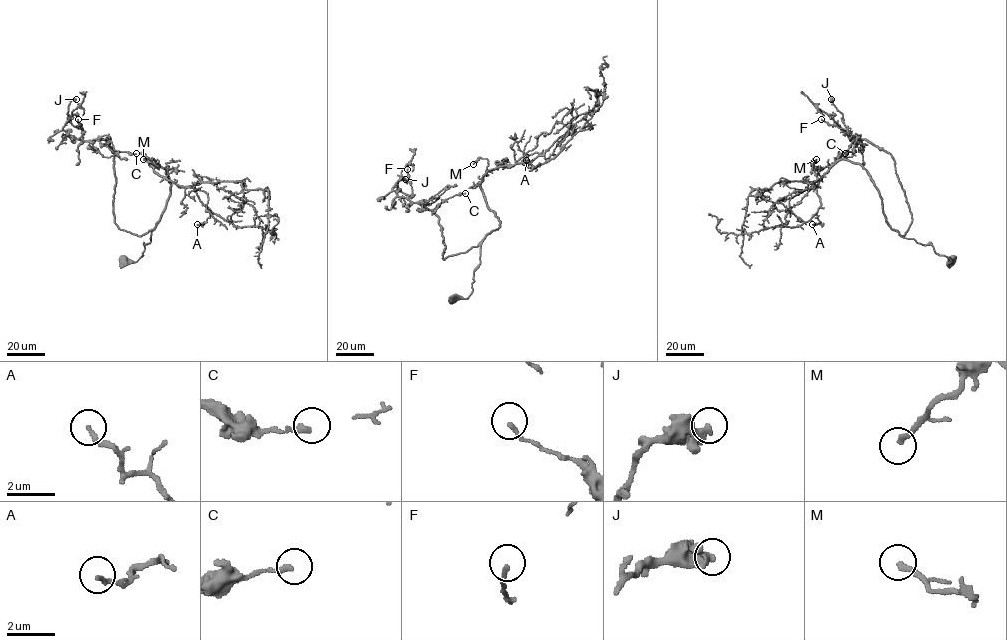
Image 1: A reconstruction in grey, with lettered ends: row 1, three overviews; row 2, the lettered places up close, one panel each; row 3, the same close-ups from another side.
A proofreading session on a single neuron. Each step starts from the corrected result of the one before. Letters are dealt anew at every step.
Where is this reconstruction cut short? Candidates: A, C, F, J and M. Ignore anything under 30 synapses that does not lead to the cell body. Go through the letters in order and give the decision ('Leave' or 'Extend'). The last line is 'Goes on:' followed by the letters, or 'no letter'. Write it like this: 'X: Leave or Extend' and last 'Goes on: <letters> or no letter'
A: Leave
C: Leave
F: Leave
J: Leave
M: Leave
Goes on: no letter

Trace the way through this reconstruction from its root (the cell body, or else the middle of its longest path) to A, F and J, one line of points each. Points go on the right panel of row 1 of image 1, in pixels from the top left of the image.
A: (951, 260), (931, 245), (893, 230), (870, 174), (844, 159), (815, 186), (821, 206), (819, 222), (812, 224)
F: (951, 260), (895, 230), (904, 234), (911, 214), (893, 157), (821, 119)
J: (951, 260), (895, 230), (904, 234), (911, 214), (894, 158), (865, 139), (852, 140), (831, 99)

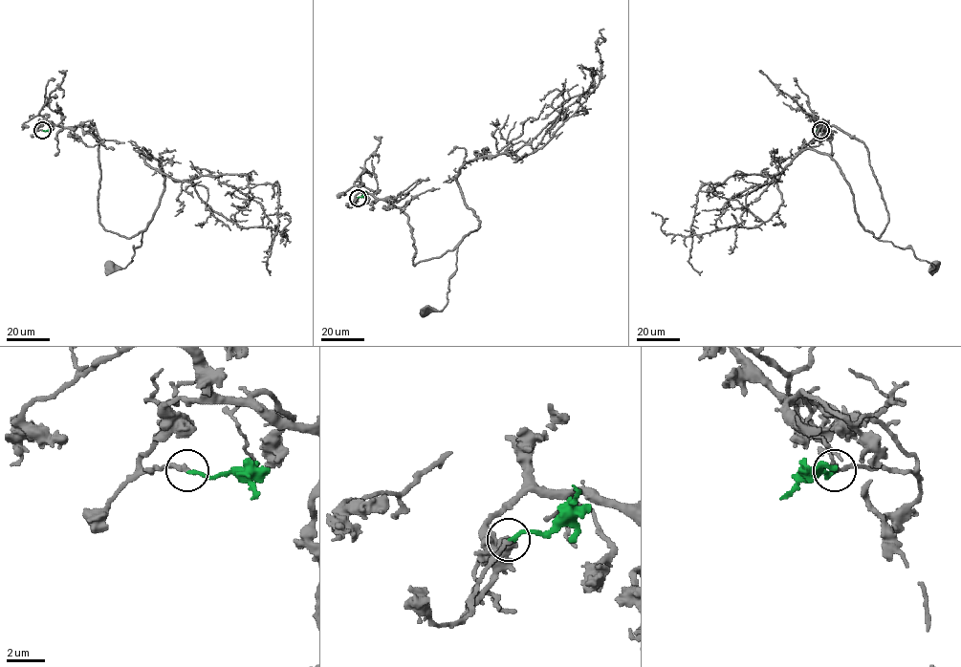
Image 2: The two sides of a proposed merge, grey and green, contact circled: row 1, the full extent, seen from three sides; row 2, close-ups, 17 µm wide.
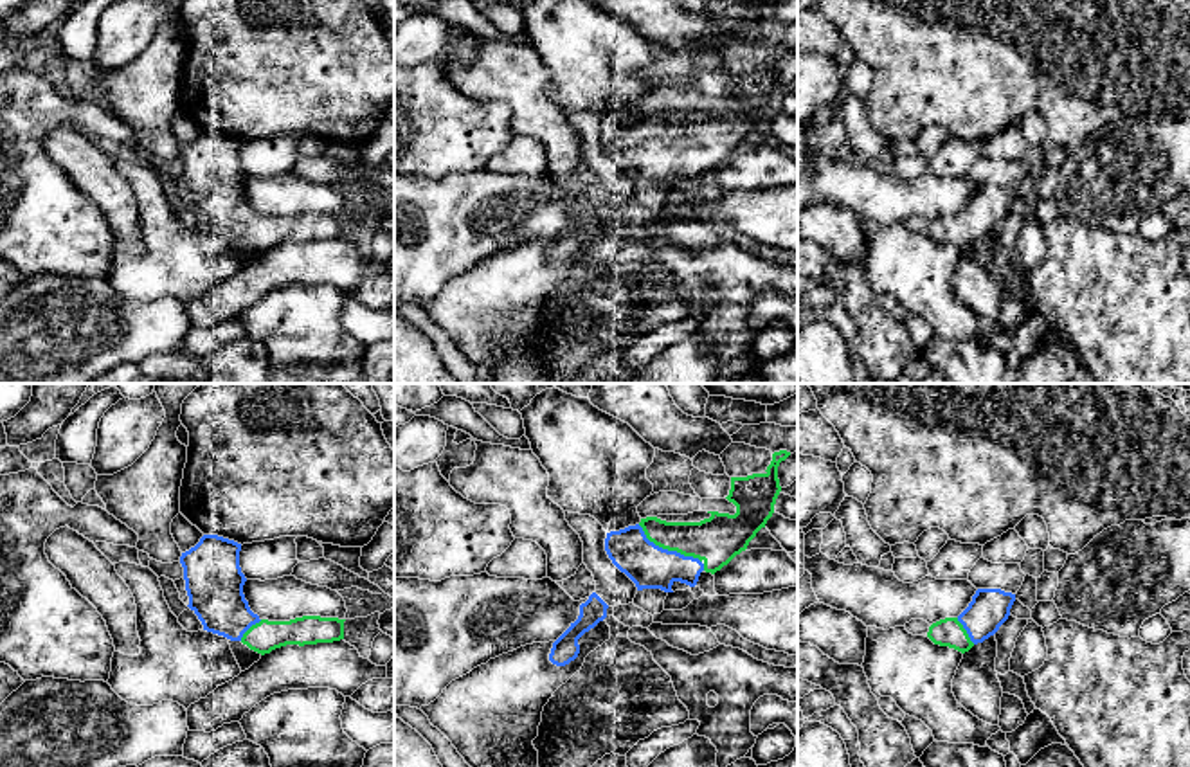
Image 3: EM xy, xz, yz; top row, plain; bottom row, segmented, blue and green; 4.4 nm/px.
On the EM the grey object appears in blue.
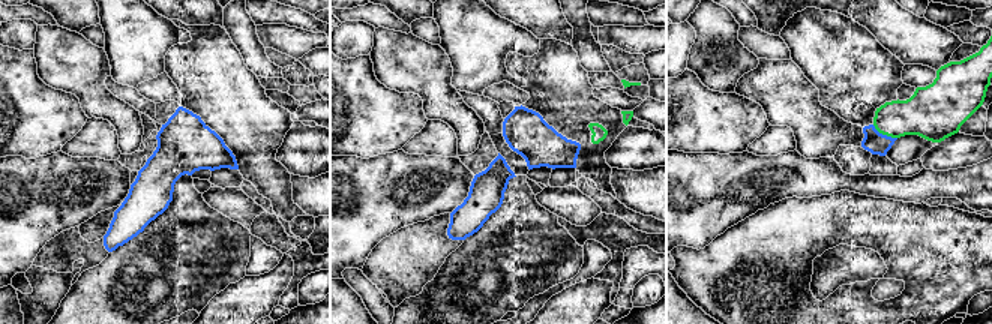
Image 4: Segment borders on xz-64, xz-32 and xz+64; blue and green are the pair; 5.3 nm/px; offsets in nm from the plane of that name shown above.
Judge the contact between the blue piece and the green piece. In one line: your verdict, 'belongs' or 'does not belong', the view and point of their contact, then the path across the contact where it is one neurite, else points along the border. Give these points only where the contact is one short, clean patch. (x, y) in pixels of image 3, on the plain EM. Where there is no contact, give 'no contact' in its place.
belongs | xz (672, 148) | across xz (649, 162), (663, 148), (672, 148), (695, 137), (717, 137)

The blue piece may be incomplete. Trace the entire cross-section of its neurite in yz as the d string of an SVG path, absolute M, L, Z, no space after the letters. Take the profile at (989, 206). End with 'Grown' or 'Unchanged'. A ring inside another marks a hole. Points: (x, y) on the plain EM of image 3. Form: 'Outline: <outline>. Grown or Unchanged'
Outline: M978 185L958 214L945 214L929 223L927 234L961 250L994 232L1008 216L1015 191L1001 185Z. Grown

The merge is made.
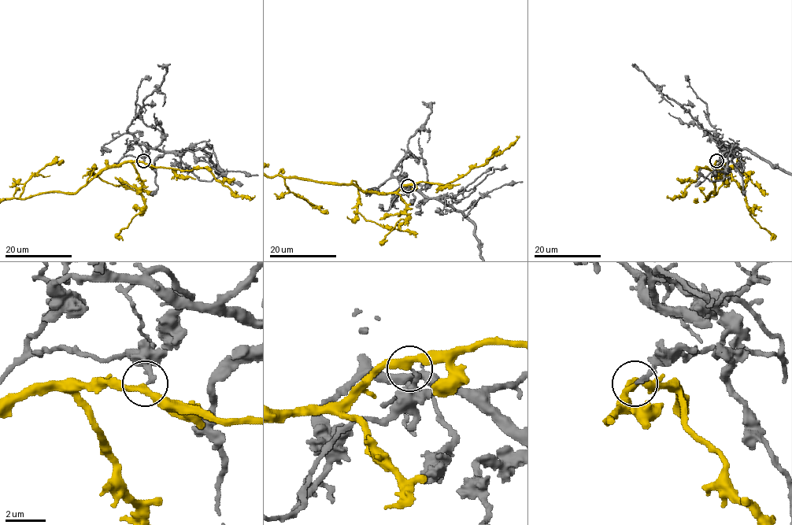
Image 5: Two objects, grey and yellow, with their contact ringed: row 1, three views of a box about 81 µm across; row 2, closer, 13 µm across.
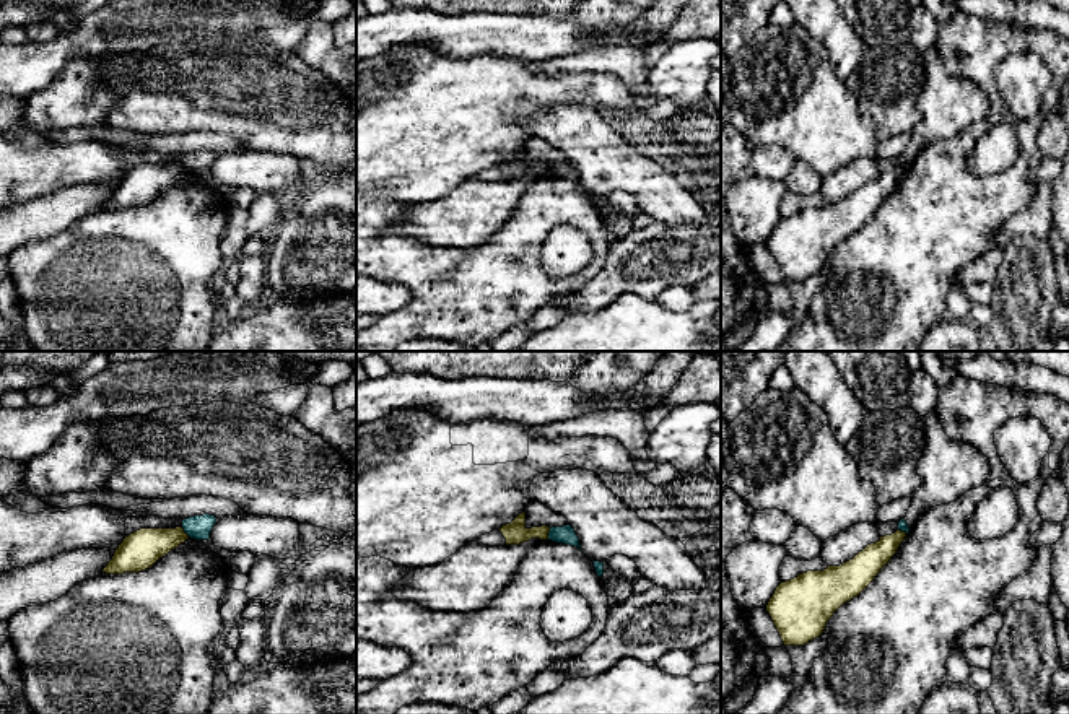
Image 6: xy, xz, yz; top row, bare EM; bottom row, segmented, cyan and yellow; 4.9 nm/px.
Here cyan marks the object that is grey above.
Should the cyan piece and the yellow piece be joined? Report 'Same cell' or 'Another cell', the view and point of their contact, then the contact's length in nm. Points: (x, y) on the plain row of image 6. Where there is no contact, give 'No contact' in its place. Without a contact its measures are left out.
Another cell. Touches cyan at xy (186, 168). Shared border 60 nm

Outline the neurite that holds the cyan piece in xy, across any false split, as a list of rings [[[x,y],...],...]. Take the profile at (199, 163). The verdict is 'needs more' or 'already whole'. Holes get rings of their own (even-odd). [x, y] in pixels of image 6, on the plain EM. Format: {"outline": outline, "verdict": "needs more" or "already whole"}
{"outline": [[[210,150],[194,151],[182,156],[184,168],[195,176],[208,176],[216,153]]], "verdict": "already whole"}

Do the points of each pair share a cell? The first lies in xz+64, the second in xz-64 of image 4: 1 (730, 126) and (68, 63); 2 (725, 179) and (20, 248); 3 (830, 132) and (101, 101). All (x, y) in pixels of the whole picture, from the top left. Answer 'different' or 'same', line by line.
1: different
2: same
3: same

